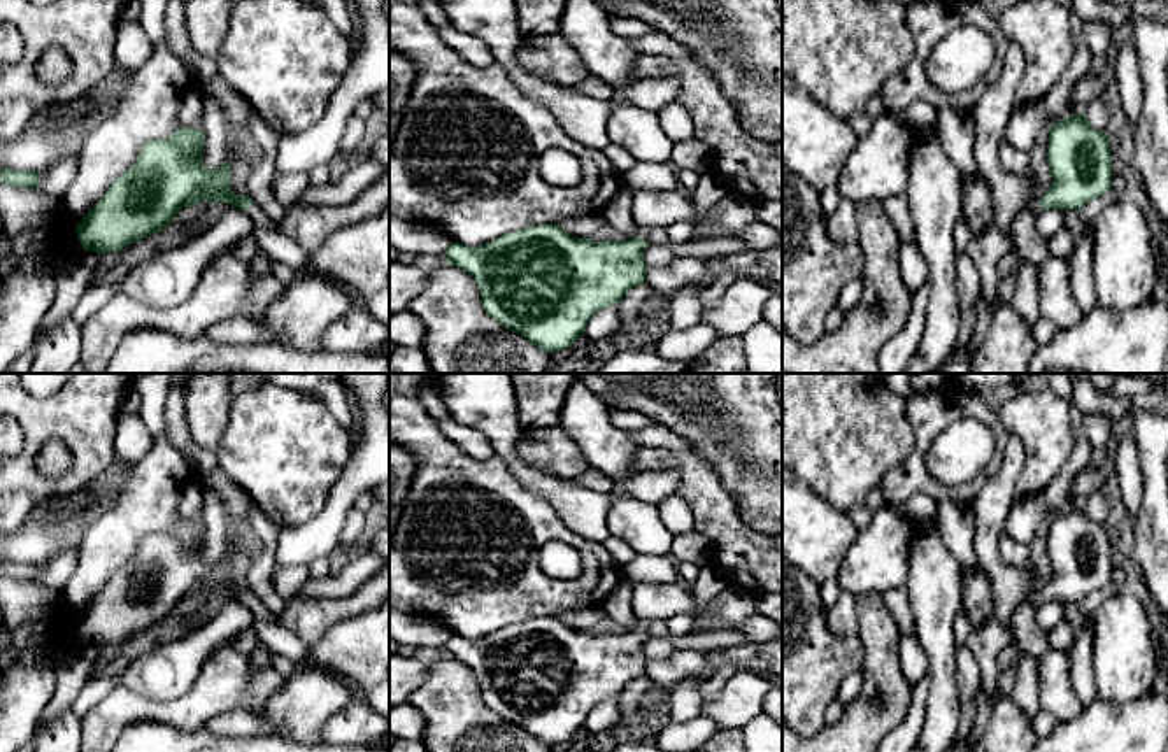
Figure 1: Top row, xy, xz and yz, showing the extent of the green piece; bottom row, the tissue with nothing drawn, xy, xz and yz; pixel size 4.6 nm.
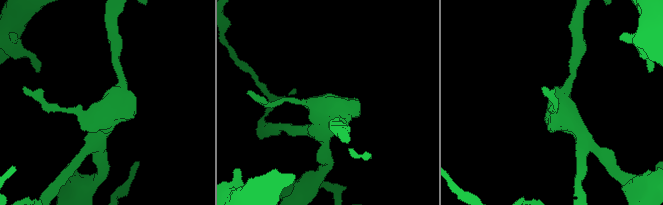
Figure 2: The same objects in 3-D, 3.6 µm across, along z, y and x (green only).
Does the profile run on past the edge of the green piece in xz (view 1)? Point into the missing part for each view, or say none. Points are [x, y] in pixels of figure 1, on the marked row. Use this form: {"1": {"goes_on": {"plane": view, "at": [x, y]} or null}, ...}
{"1": {"goes_on": {"plane": "xz", "at": [642, 234]}}}

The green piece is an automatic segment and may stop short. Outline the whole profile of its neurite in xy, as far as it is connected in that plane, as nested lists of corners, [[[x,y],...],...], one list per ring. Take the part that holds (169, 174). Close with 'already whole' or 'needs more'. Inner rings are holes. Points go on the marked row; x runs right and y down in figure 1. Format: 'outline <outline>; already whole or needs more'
outline [[[189,126],[179,128],[168,138],[144,144],[133,165],[75,226],[84,251],[121,252],[130,244],[165,230],[184,207],[200,202],[230,203],[253,219],[253,237],[260,251],[293,268],[296,277],[309,275],[342,284],[354,307],[367,309],[367,300],[351,282],[312,273],[309,252],[277,228],[279,221],[270,219],[249,195],[237,196],[231,191],[226,161],[219,168],[205,168],[203,145],[205,131]]]; needs more

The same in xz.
outline [[[535,224],[479,247],[452,242],[444,256],[475,280],[489,317],[552,354],[575,344],[598,310],[619,303],[633,287],[647,284],[644,251],[649,247],[649,235],[651,228],[637,228],[630,240],[593,242],[556,224]]]; needs more

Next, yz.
outline [[[1084,112],[1049,128],[1047,161],[1052,184],[1040,200],[1031,198],[1035,217],[1050,209],[1080,210],[1112,186],[1108,133],[1094,130]]]; needs more

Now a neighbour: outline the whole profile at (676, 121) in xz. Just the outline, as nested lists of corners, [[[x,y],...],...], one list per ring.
[[[670,102],[658,112],[658,119],[665,135],[672,142],[684,142],[693,137],[693,119],[684,105],[679,102]]]

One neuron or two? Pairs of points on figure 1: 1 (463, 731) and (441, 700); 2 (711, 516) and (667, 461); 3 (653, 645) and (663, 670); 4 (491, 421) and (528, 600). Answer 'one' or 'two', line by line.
1: one
2: one
3: two
4: two

